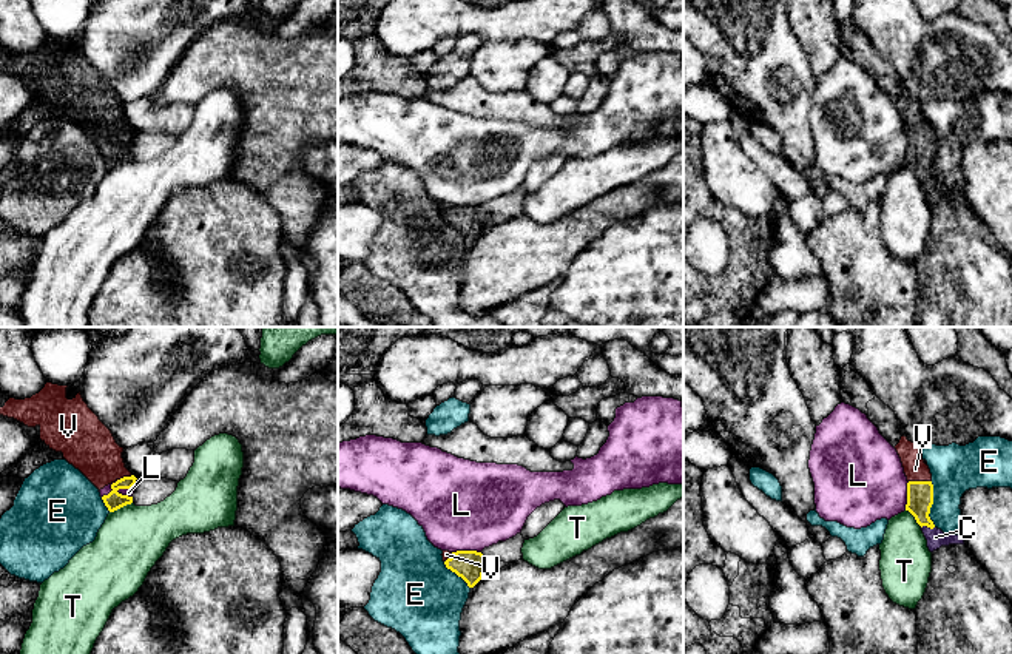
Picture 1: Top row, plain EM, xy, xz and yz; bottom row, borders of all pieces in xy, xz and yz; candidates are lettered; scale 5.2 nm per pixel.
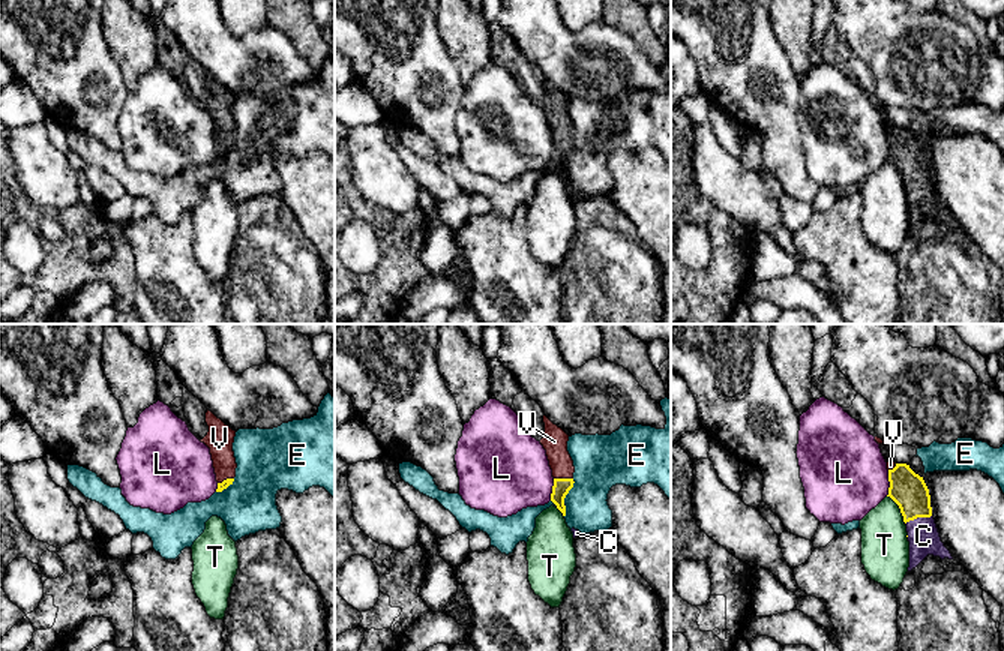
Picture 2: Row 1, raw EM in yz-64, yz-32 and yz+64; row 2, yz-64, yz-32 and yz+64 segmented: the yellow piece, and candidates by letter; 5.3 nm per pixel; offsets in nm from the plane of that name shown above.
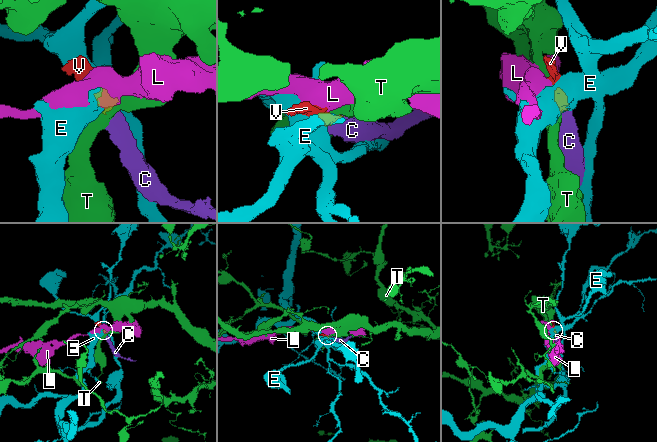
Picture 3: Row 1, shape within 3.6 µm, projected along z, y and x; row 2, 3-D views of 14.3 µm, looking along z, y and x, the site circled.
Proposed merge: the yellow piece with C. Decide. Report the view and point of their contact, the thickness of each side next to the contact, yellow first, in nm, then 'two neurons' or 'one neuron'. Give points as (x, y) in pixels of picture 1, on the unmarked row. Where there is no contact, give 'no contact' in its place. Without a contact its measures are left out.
meets yellow in yz at (927, 181); 140 nm thick on the yellow side, 100 nm on the other; one neuron

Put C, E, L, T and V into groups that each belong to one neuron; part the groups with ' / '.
C V / E / L / T

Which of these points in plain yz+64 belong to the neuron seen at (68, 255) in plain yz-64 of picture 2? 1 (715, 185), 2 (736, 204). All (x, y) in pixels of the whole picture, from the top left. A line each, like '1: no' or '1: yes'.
1: no
2: no

